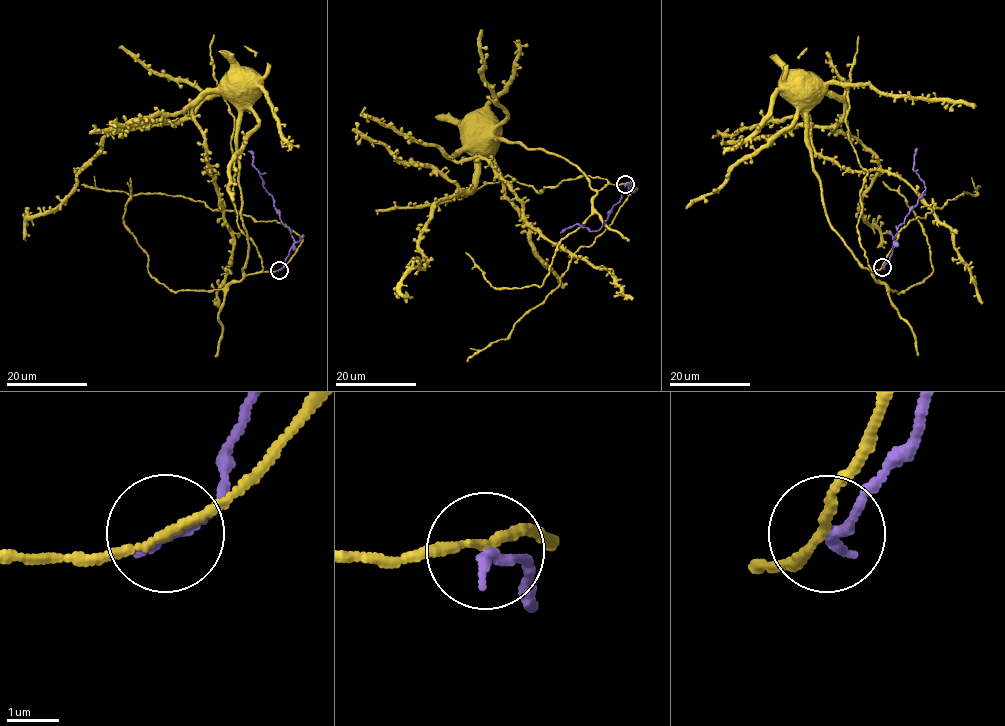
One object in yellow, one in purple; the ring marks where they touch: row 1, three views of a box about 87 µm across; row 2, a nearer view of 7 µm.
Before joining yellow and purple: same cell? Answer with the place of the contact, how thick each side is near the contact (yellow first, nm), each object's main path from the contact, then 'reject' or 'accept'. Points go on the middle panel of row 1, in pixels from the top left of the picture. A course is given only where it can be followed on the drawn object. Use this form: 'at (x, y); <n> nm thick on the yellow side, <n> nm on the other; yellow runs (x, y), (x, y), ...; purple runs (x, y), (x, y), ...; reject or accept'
at (625, 184); 140 nm thick on the yellow side, 200 nm on the other; yellow runs (624, 184), (606, 184), (599, 190), (591, 187), (579, 168), (554, 153), (493, 139), (472, 119); purple runs (625, 184), (630, 189), (613, 205), (597, 231), (576, 224), (560, 233); reject

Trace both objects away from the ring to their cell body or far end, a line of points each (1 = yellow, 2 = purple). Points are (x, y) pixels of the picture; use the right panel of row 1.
1: (882, 267), (874, 274), (869, 270), (829, 222), (808, 143), (806, 116), (779, 87), (785, 79)
2: (882, 267), (892, 251), (900, 225), (925, 188), (913, 168), (917, 148)

